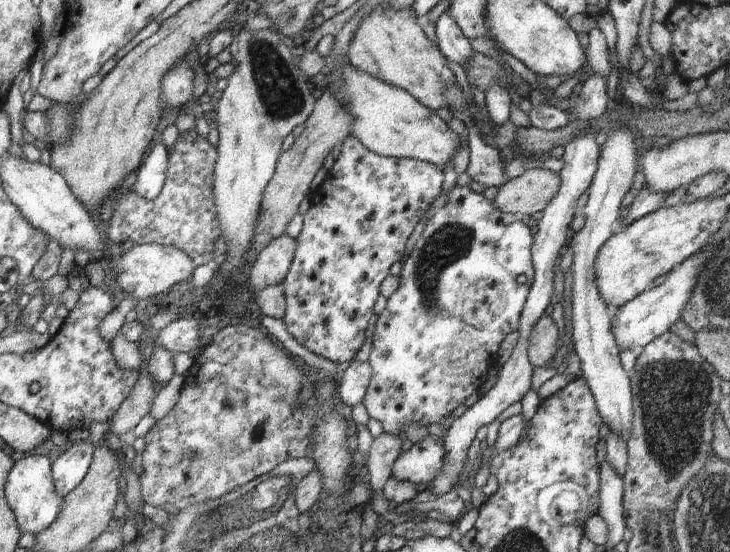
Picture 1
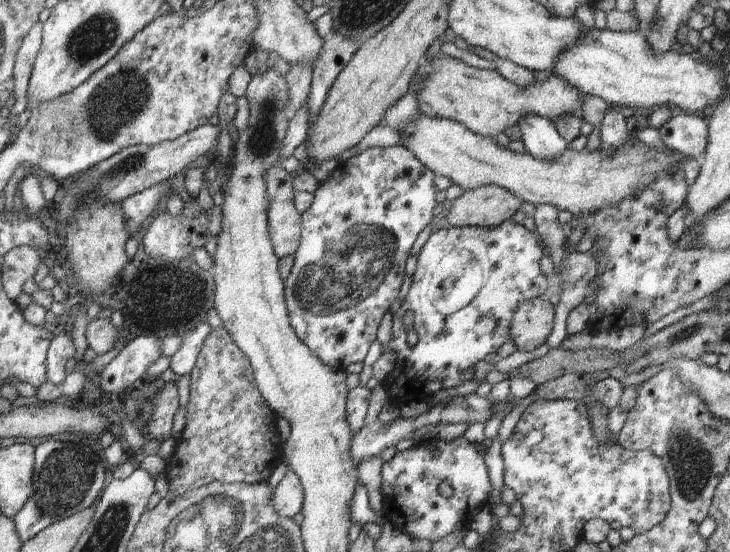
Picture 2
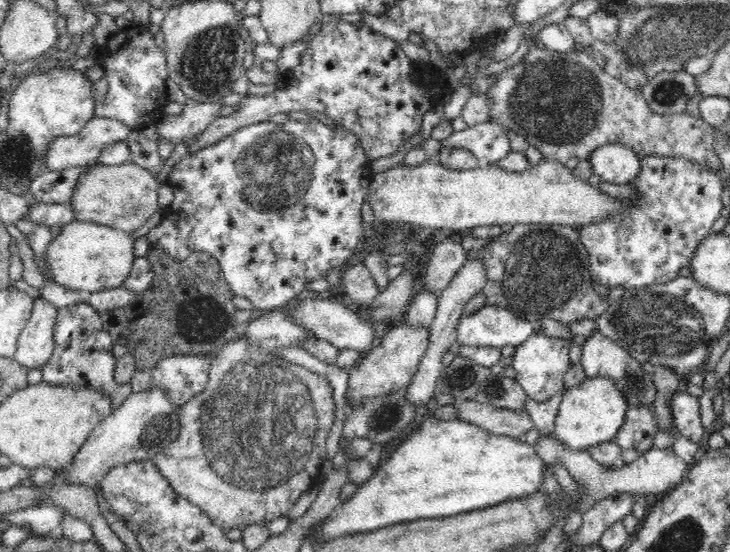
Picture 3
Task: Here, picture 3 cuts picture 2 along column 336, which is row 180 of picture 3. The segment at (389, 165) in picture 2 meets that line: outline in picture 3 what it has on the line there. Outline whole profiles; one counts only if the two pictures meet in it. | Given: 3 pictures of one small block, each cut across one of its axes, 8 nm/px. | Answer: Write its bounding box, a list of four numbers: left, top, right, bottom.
[143,119,372,313]

